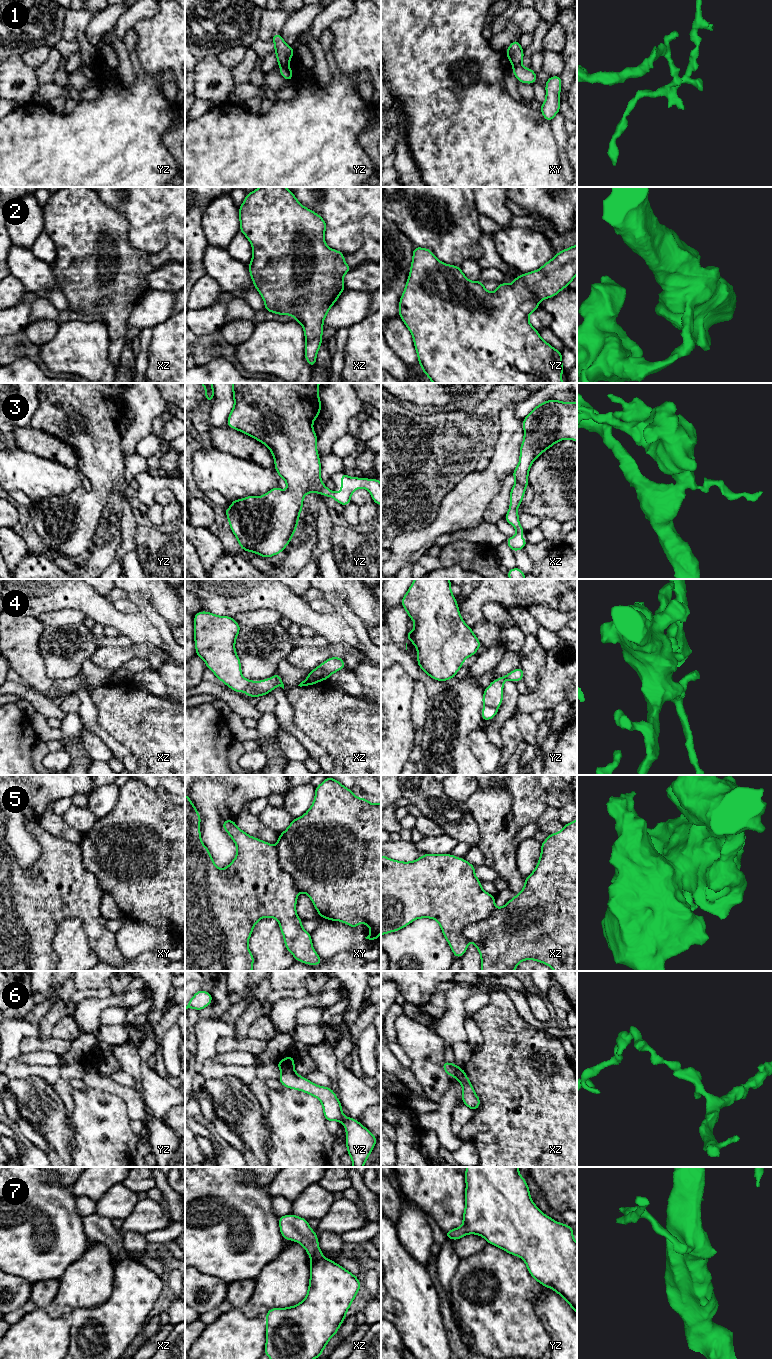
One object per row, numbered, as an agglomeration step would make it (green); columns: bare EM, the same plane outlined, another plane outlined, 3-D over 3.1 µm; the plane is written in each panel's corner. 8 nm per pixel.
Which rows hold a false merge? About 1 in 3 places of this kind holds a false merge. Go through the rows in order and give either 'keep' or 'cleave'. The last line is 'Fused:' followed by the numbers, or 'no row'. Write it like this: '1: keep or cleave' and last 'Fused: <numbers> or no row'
1: cleave
2: keep
3: keep
4: cleave
5: cleave
6: cleave
7: keep
Fused: 1, 4, 5, 6

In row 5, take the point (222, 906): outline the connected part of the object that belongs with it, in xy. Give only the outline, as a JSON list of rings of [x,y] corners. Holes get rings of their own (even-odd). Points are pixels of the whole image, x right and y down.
[[[187,793],[185,795],[185,971],[252,971],[254,956],[248,949],[248,941],[255,924],[263,917],[271,917],[278,920],[286,949],[294,956],[295,960],[308,965],[320,965],[322,958],[318,956],[313,948],[311,934],[302,928],[302,920],[296,914],[296,902],[299,892],[291,876],[281,869],[276,847],[263,840],[249,836],[236,826],[235,820],[224,820],[222,826],[236,844],[237,854],[226,868],[219,869],[215,865],[208,848],[201,841],[200,821],[201,816],[190,801]]]

